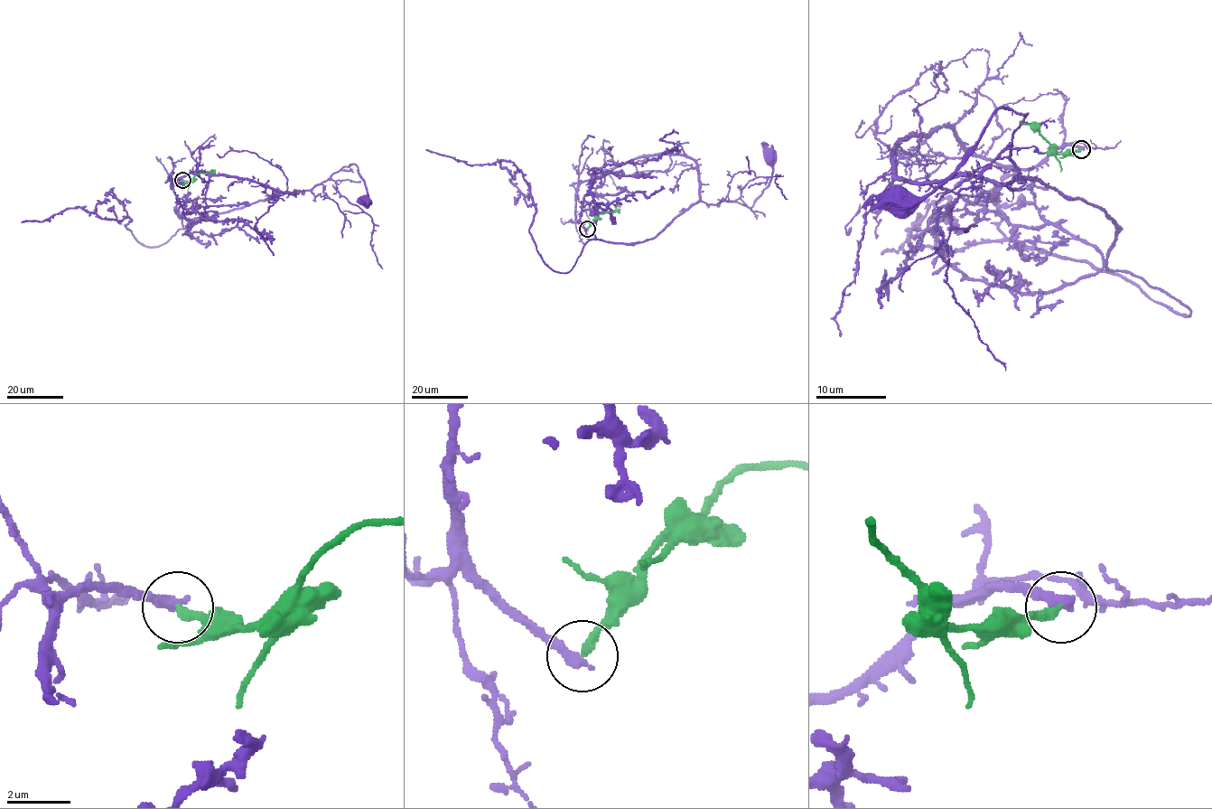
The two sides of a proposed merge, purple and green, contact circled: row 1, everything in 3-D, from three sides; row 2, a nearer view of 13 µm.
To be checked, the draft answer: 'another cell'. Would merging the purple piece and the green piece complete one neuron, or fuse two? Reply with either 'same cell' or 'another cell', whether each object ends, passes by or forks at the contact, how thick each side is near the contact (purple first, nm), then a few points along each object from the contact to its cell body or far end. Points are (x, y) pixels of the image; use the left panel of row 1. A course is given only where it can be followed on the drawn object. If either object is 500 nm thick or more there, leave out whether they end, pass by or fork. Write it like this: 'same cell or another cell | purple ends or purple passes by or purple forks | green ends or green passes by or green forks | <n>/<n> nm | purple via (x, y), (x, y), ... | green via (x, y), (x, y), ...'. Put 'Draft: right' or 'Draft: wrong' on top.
Draft: right
another cell | purple ends | green ends | 360/280 nm | purple via (181, 180), (173, 179), (171, 187), (203, 172), (295, 194), (352, 164), (366, 199) | green via (182, 180), (189, 183), (199, 174), (212, 169)

